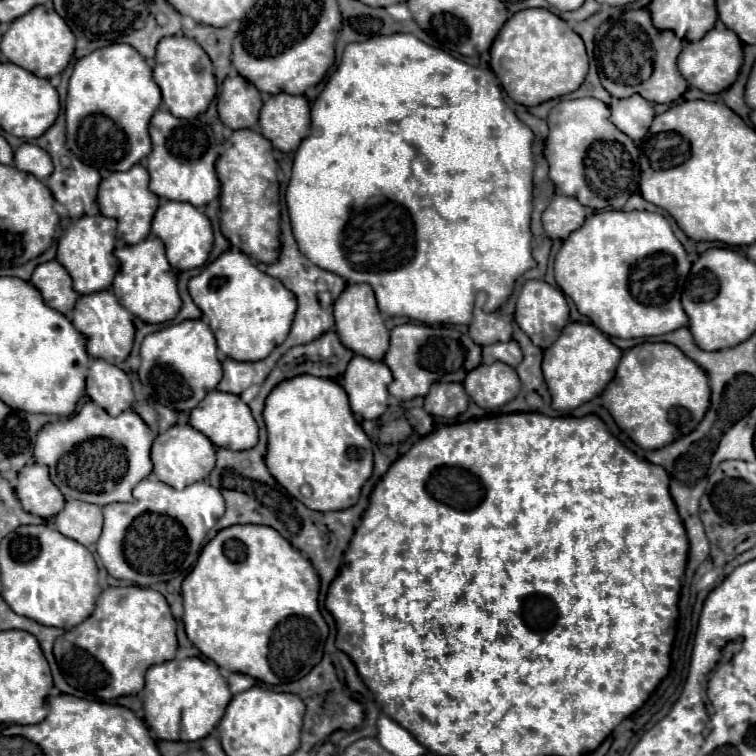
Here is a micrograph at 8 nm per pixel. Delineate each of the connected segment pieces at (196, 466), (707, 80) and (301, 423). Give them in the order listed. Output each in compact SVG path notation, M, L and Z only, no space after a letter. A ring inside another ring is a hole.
M176 424L176 426L168 428L166 432L158 434L154 444L152 444L152 464L154 464L152 474L160 482L180 490L188 484L194 484L194 482L208 478L208 474L210 474L210 470L214 468L214 462L216 462L214 452L216 452L214 444L202 432L194 430L188 424Z
M717 23L702 40L686 42L678 56L678 70L692 88L706 94L718 94L726 90L738 76L742 66L742 40L723 23Z
M318 376L282 380L268 394L262 416L268 432L268 452L264 460L280 486L310 510L332 512L358 502L360 488L374 468L372 442L356 422L340 384L334 380L320 380ZM304 484L312 488L310 498L300 494L300 486Z

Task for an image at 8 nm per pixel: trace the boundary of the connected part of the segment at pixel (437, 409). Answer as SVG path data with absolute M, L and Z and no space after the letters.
M440 382L432 384L428 396L424 398L424 410L432 416L456 418L468 406L468 394L462 384L456 382Z

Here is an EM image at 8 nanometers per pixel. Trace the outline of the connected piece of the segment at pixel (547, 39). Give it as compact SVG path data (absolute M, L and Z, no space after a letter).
M526 8L498 32L490 48L490 68L514 102L538 106L574 92L588 74L588 56L582 38L562 18L544 8Z

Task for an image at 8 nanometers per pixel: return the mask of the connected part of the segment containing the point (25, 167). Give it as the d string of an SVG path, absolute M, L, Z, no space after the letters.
M24 142L22 146L16 148L14 152L14 166L22 172L34 174L38 180L44 180L46 176L52 174L52 160L46 150L42 150L36 144Z

